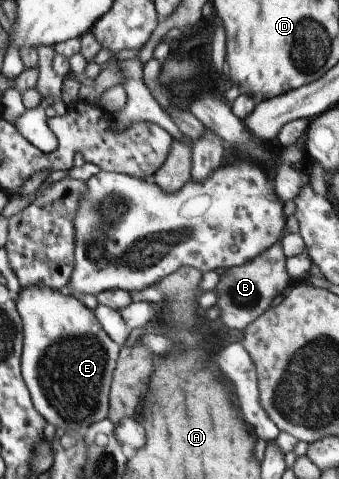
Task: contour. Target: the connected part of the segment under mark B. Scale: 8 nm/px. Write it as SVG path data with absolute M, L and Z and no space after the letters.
M279 240L252 261L219 271L219 282L215 286L215 292L217 292L217 306L221 310L221 322L225 328L243 330L269 307L275 296L285 293L289 278L285 270L285 259Z

